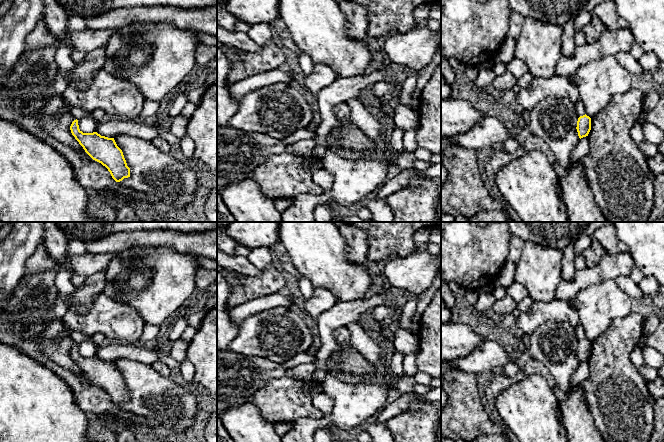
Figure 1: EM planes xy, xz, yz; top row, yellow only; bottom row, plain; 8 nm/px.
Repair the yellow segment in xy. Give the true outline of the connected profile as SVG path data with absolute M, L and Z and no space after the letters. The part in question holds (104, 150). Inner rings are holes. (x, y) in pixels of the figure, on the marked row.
M77 119L72 122L70 130L85 152L93 160L105 166L116 182L130 177L130 168L114 138L101 136L97 132L83 133L79 129Z

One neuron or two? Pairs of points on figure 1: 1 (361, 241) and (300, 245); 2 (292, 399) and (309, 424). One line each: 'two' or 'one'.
1: two
2: two

